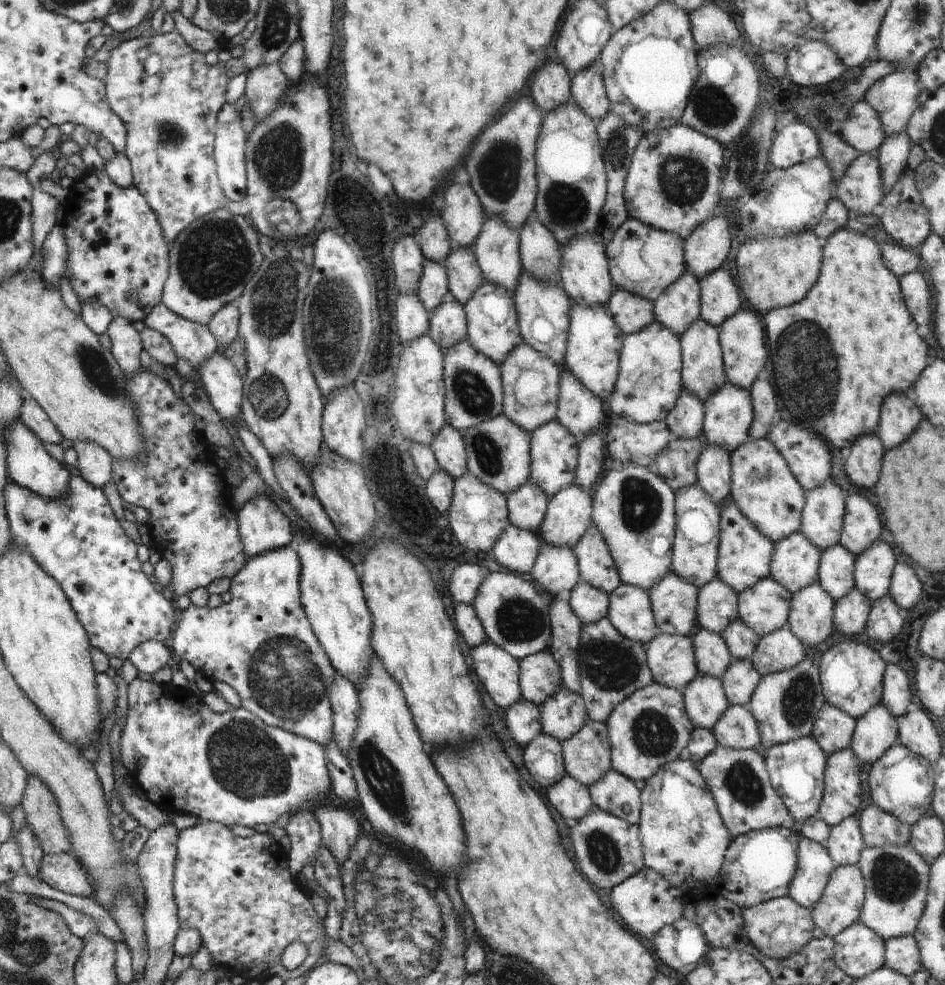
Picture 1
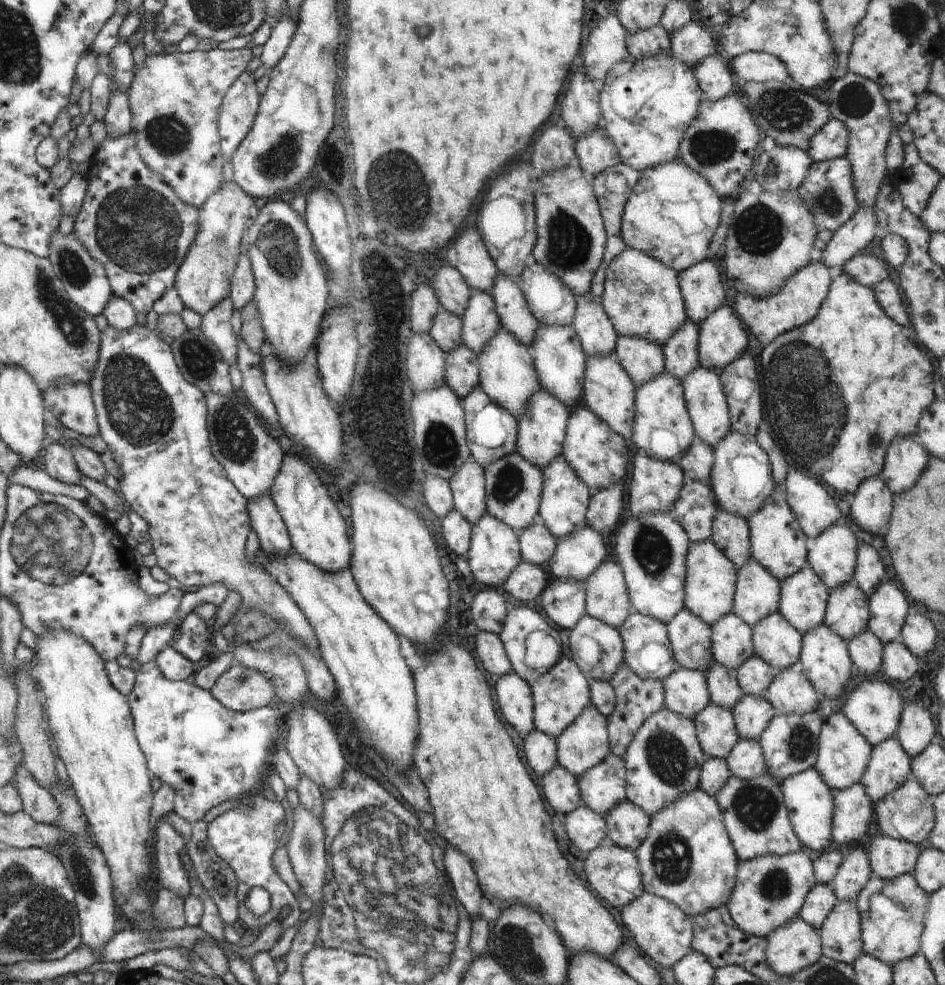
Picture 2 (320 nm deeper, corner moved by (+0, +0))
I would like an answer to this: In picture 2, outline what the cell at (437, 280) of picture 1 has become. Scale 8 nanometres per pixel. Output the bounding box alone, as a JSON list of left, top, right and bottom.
[428,306,462,353]

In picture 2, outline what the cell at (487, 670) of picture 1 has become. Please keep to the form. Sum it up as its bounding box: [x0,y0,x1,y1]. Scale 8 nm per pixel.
[495,672,534,740]

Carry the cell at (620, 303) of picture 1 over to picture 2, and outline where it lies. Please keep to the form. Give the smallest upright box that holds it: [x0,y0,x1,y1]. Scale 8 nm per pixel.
[613,337,664,388]

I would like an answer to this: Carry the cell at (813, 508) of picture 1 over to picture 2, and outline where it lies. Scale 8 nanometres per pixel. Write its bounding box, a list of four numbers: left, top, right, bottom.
[806,521,857,591]

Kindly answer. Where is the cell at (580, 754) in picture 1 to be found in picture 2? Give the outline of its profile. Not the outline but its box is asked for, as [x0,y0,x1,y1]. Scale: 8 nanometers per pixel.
[576,753,626,815]

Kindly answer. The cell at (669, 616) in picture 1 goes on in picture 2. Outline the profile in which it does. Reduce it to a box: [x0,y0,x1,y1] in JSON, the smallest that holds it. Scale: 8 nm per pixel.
[664,608,713,674]

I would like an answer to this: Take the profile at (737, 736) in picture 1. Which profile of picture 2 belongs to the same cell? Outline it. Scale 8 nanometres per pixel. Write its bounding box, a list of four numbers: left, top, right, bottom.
[724,738,765,781]

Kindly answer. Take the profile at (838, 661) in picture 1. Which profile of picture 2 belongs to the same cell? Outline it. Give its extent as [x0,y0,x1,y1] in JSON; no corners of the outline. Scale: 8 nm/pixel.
[840,678,903,746]

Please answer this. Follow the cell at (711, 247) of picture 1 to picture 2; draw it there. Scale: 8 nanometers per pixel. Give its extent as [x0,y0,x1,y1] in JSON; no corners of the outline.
[678,260,725,326]

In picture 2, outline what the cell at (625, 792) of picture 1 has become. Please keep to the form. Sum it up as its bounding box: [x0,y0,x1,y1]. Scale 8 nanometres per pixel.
[603,799,650,851]

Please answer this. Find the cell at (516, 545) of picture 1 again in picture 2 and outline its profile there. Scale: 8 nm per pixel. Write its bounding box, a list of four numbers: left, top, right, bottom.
[501,560,549,602]

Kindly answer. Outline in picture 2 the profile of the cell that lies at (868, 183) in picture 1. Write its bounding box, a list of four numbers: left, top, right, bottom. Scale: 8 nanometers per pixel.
[796,156,858,232]

